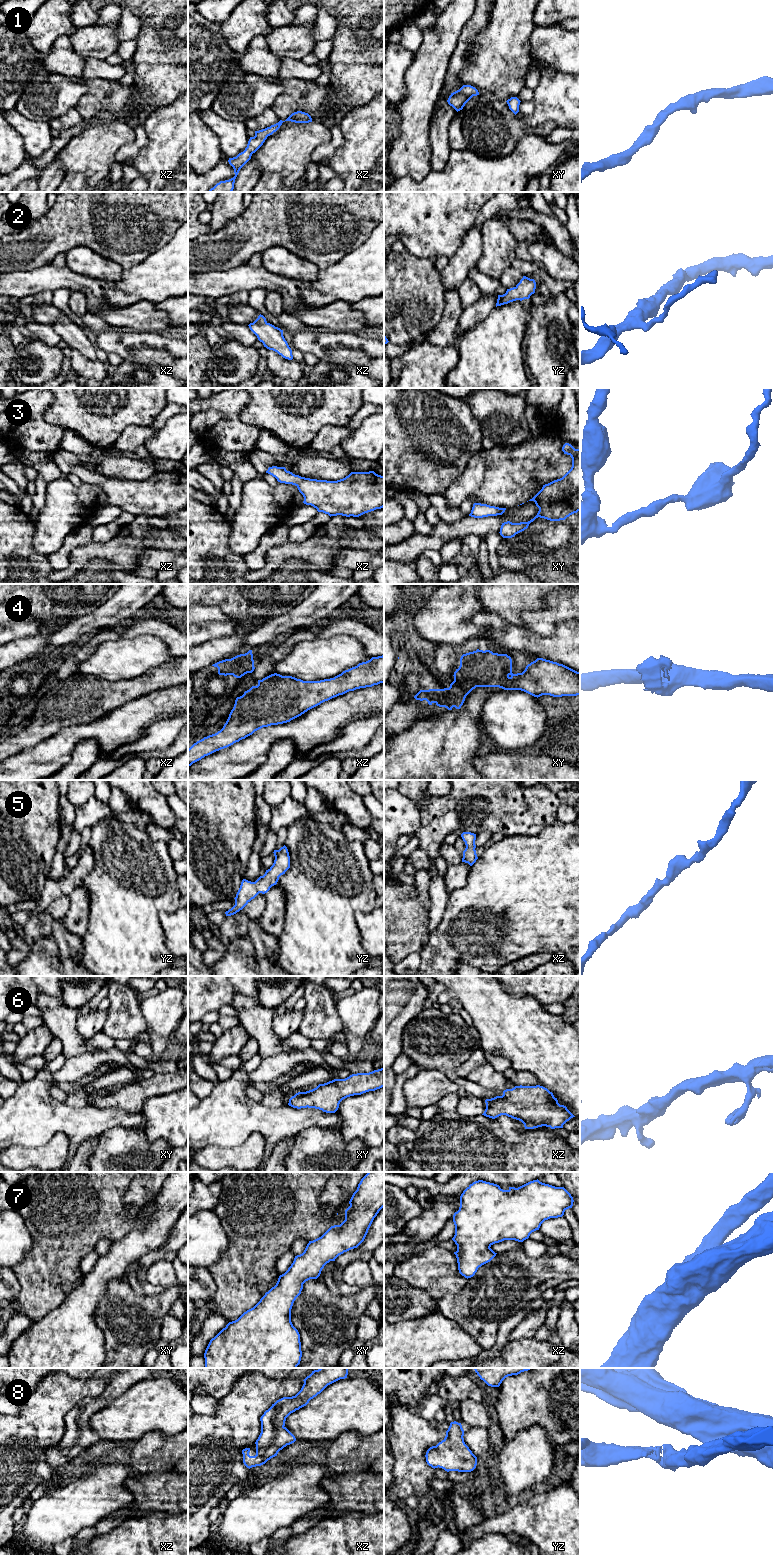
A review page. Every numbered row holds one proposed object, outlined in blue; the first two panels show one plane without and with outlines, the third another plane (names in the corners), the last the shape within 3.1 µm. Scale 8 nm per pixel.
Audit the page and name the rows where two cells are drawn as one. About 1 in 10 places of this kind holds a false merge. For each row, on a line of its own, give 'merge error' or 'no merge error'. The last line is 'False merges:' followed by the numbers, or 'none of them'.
1: no merge error
2: no merge error
3: no merge error
4: no merge error
5: no merge error
6: no merge error
7: no merge error
8: no merge error
False merges: none of them

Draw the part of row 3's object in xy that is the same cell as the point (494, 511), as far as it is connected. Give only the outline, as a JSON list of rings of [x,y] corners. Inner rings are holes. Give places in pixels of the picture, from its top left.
[[[474,503],[469,516],[474,518],[497,516],[497,515],[502,515],[505,512],[505,510],[506,508],[499,508],[481,503]]]

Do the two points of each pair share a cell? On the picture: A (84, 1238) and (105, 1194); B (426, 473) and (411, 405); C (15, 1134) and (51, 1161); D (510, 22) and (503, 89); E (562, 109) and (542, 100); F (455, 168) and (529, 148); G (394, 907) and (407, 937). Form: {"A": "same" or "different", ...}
{"A": "same", "B": "same", "C": "different", "D": "same", "E": "same", "F": "same", "G": "same"}

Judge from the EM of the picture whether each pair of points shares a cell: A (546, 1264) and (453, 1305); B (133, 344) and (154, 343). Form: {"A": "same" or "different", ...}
{"A": "same", "B": "same"}

